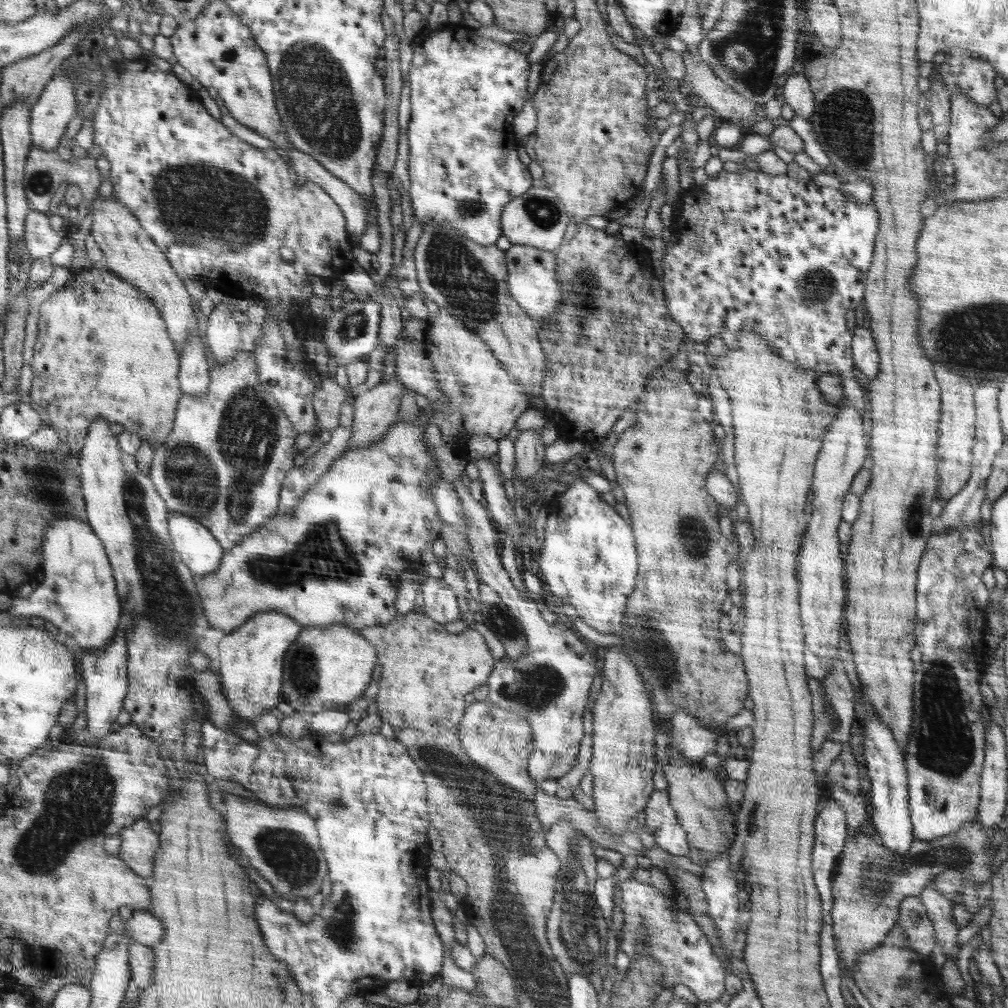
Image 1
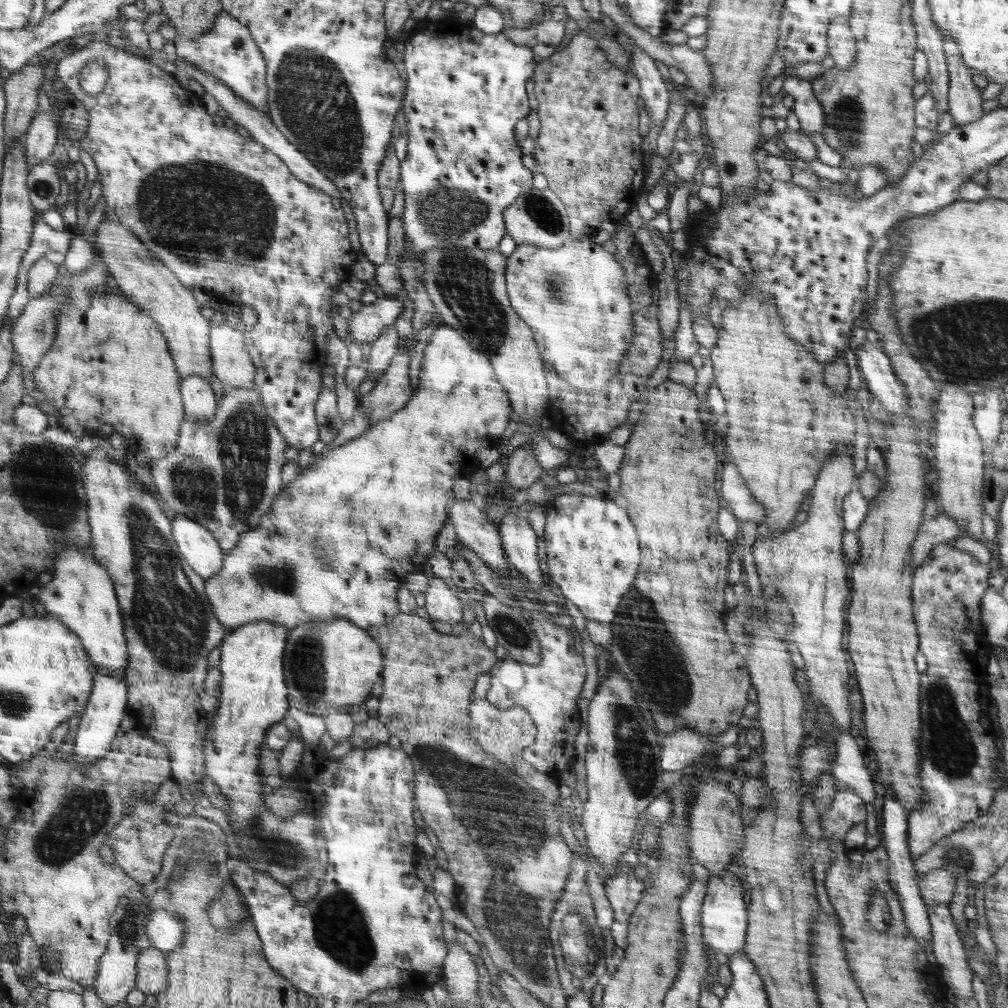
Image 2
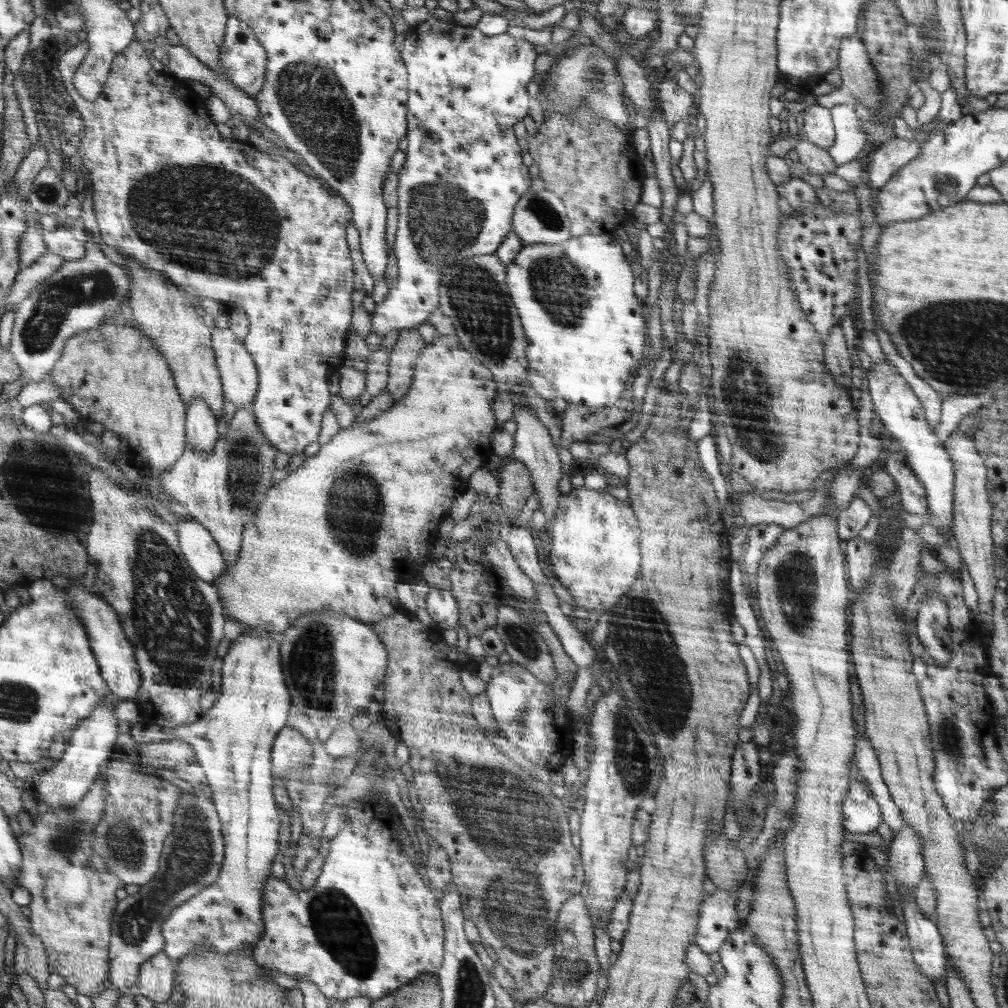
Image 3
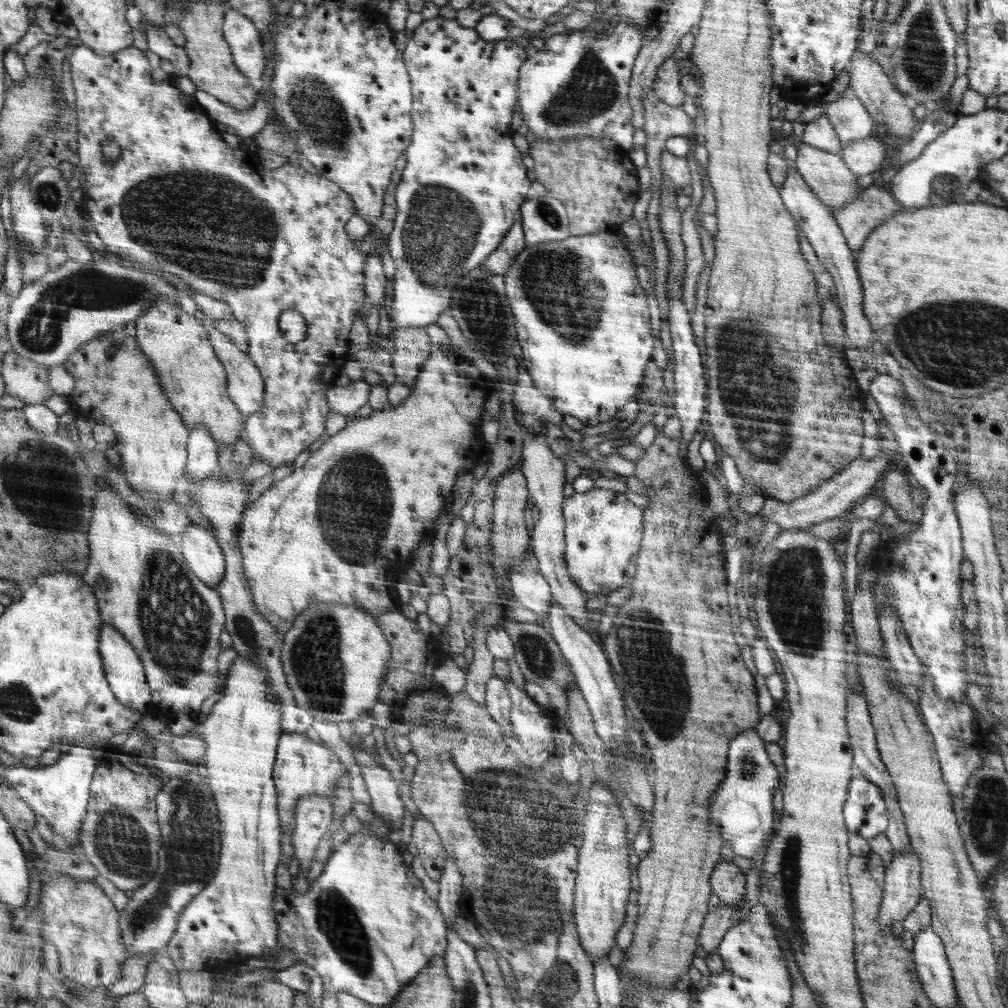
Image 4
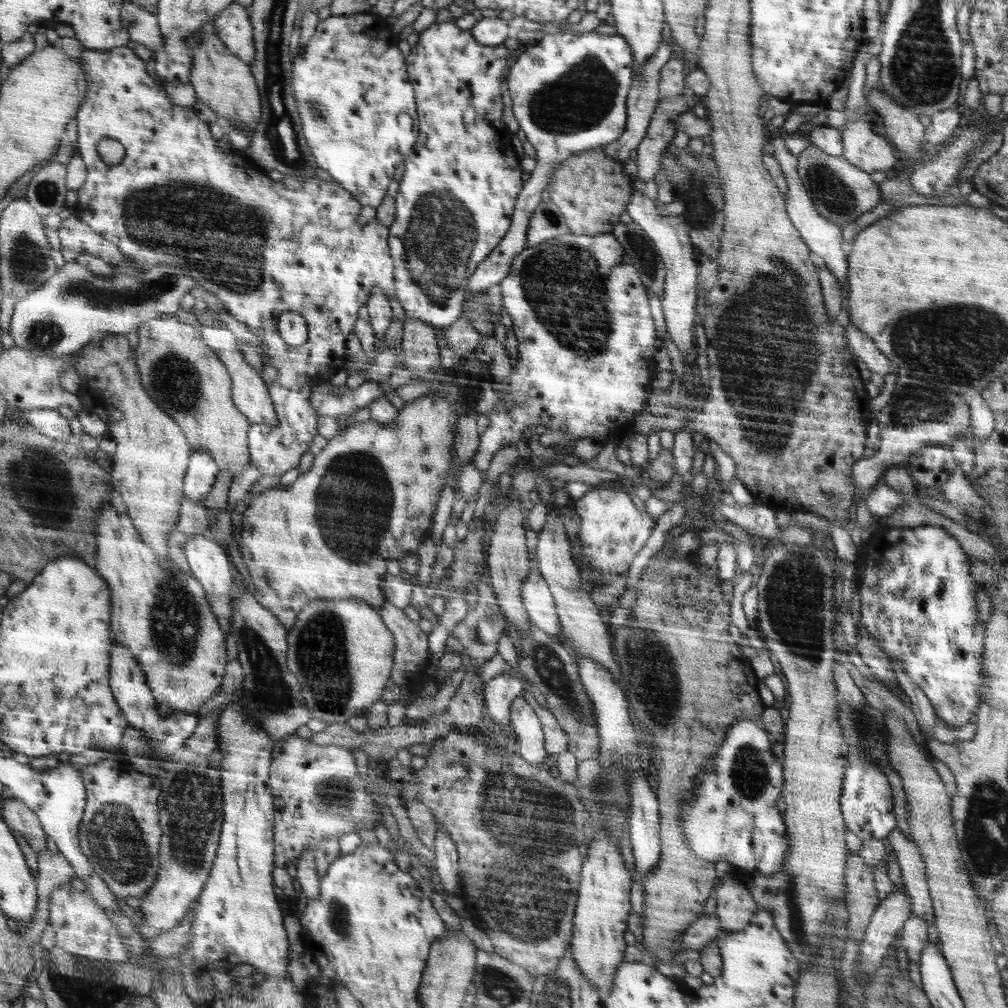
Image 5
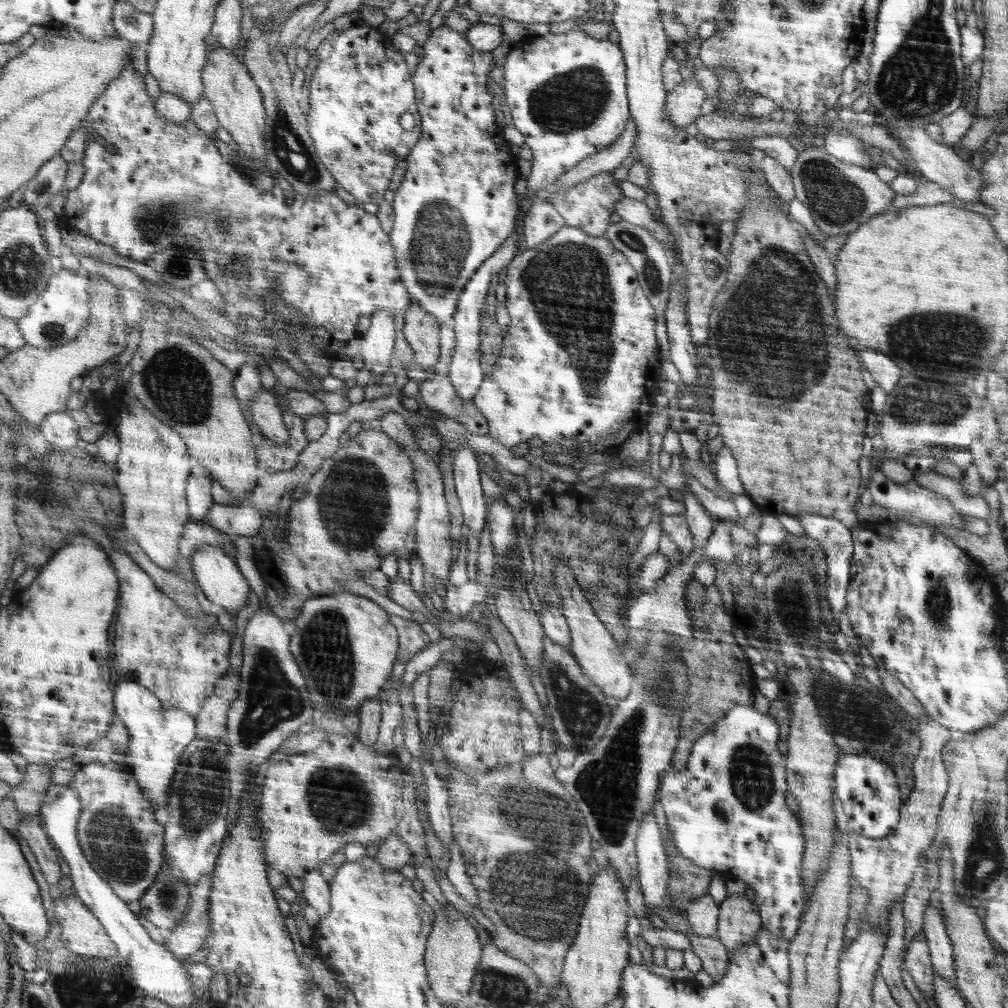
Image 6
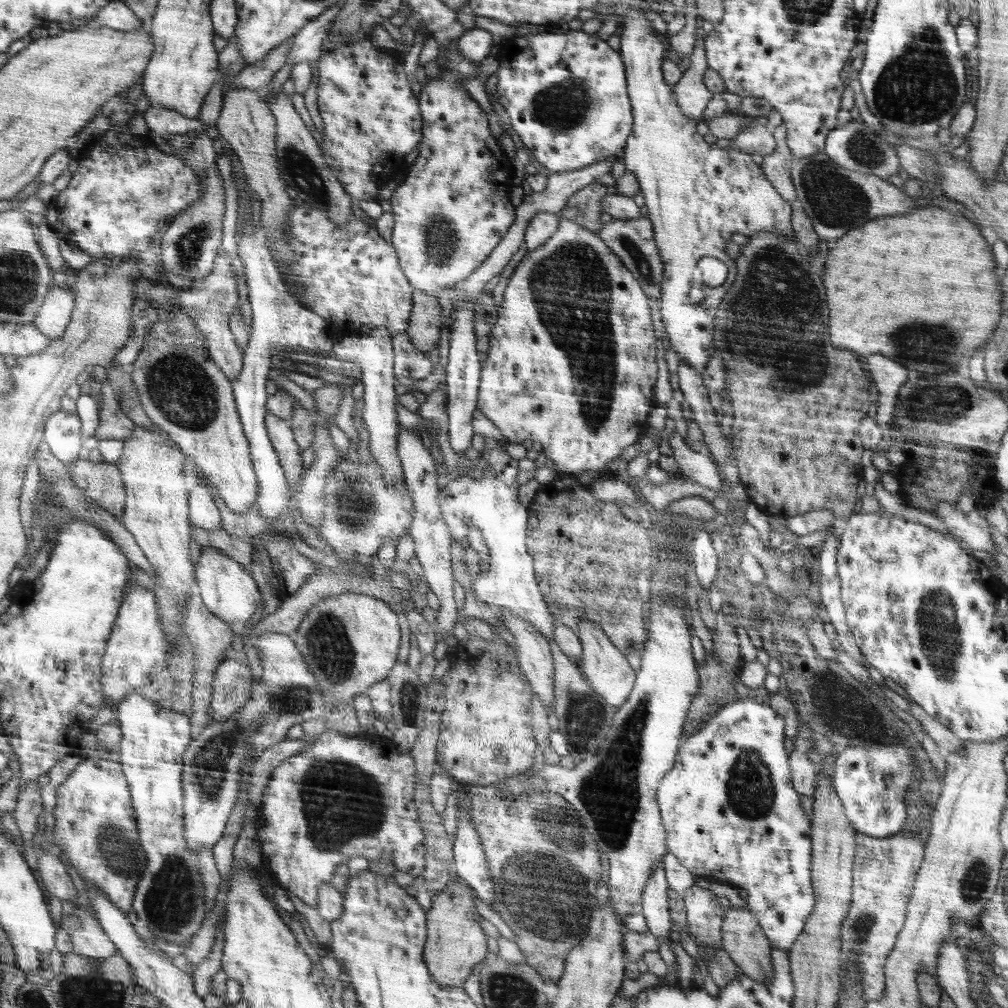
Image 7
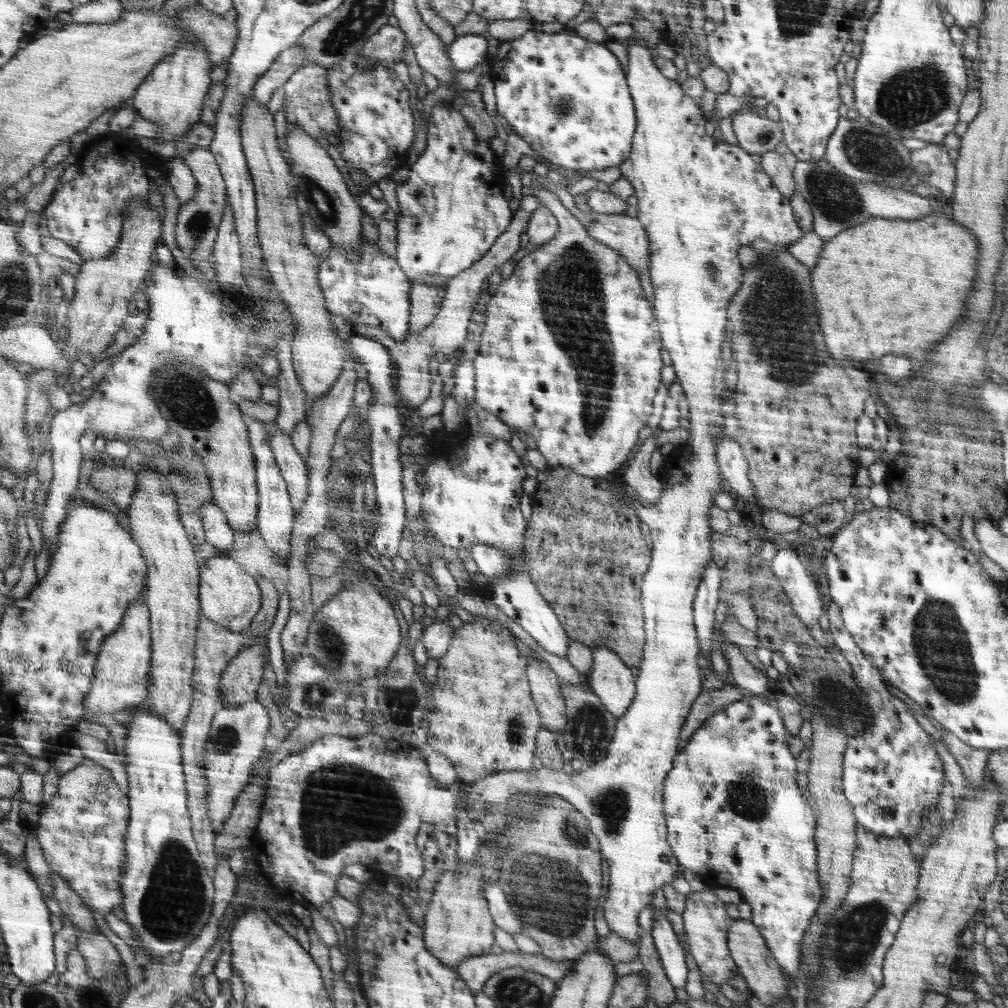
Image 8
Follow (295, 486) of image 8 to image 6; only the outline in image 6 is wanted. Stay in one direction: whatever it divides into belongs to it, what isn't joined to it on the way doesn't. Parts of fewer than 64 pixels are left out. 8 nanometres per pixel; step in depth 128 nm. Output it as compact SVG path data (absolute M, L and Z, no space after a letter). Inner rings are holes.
M260 388L256 398L252 398L250 402L250 413L263 436L272 440L277 446L286 447L290 433L284 424L282 412L272 391Z

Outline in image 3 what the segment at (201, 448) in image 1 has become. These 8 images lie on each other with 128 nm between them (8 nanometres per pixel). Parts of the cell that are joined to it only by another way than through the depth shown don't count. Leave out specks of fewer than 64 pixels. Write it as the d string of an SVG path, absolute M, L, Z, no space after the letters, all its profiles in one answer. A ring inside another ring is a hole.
M244 406L236 410L227 433L220 436L208 458L188 447L177 466L162 474L164 492L183 503L192 519L204 523L213 532L229 567L240 558L240 536L244 536L245 527L250 526L250 520L256 516L262 499L269 492L274 456L276 448L266 440L252 406Z

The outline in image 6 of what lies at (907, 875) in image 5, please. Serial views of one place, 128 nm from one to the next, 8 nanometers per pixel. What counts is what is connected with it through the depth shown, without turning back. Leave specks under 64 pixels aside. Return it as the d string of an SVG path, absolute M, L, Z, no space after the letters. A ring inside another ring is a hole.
M930 906L926 911L924 936L929 946L933 971L935 974L938 974L942 980L950 982L950 984L954 986L953 988L958 991L956 977L954 977L952 940L948 937L948 931L946 931L943 917L934 906Z

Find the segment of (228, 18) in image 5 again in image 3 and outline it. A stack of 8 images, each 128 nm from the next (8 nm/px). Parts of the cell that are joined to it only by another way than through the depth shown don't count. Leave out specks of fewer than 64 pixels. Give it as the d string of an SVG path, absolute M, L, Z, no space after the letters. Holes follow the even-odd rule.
M238 17L229 18L226 46L222 50L222 64L234 86L255 98L265 86L268 74L268 53L254 30Z

